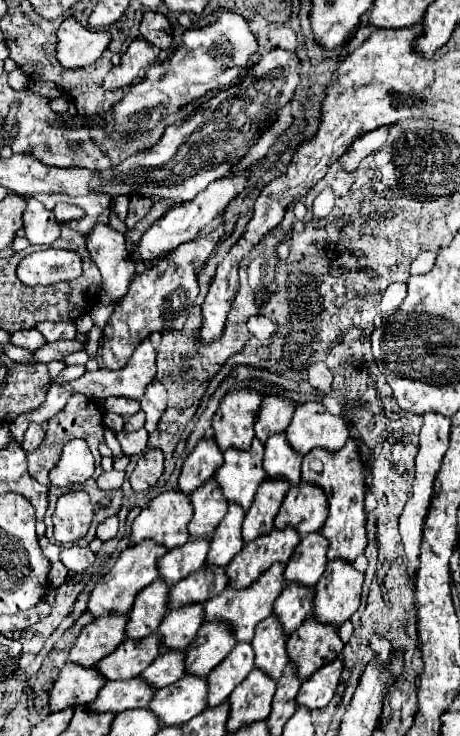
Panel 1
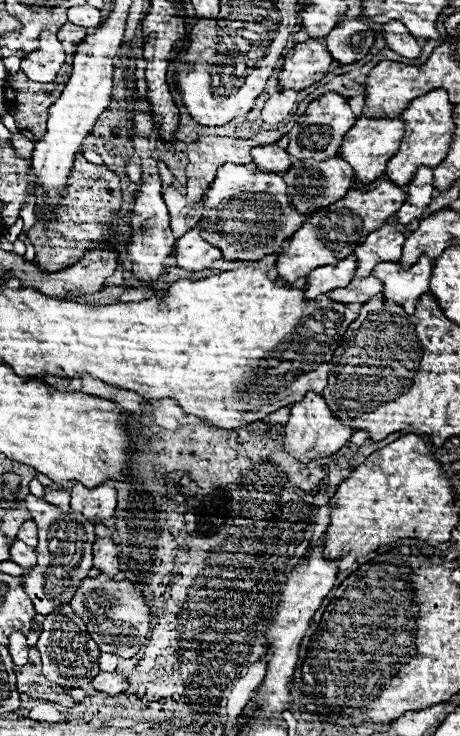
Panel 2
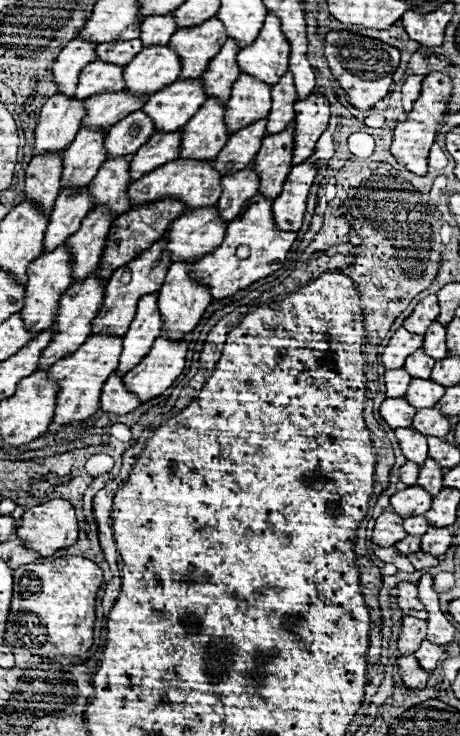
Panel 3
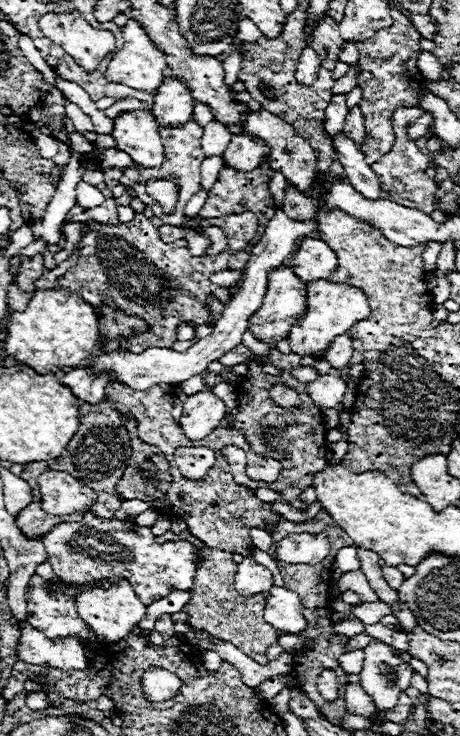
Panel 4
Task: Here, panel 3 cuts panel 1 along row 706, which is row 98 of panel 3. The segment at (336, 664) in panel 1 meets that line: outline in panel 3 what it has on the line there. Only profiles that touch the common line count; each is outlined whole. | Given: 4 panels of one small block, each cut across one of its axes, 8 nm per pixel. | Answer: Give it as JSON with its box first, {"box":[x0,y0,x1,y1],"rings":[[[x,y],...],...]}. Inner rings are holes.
{"box":[292,96,330,166],"rings":[[[308,96],[306,100],[298,100],[294,104],[294,152],[292,152],[292,166],[300,164],[300,160],[308,160],[316,148],[318,138],[328,126],[330,110],[328,100],[322,96]]]}

